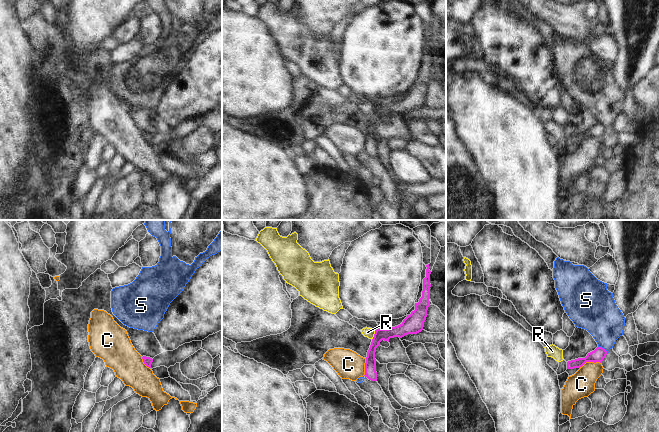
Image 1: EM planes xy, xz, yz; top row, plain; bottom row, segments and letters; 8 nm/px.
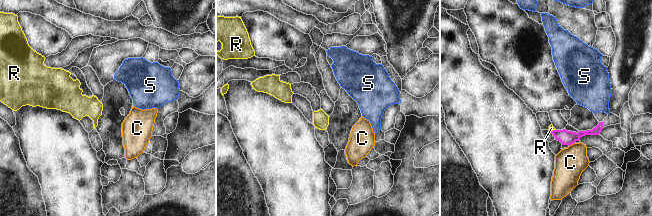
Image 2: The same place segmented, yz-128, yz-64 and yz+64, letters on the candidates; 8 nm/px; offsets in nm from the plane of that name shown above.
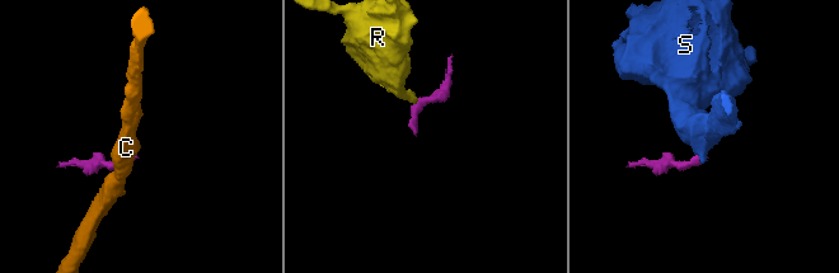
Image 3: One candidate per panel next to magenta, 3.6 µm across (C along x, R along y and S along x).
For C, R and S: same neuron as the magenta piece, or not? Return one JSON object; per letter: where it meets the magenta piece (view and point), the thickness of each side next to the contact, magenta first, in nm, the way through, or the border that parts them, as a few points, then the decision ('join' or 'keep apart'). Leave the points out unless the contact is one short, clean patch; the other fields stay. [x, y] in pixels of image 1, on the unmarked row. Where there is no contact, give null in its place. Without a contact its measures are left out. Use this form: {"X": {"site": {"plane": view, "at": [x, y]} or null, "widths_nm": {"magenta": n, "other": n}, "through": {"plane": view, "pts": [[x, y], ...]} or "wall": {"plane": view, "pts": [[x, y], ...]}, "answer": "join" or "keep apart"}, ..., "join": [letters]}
{"C": {"site": {"plane": "yz", "at": [590, 137]}, "widths_nm": {"magenta": 100, "other": 200}, "wall": {"plane": "yz", "pts": [[601, 138], [585, 138], [579, 143]]}, "answer": "keep apart"}, "R": {"site": {"plane": "xz", "at": [374, 111]}, "widths_nm": {"magenta": 100, "other": 80}, "wall": {"plane": "xz", "pts": [[375, 106], [372, 115]]}, "answer": "keep apart"}, "S": {"site": {"plane": "yz", "at": [603, 124]}, "widths_nm": {"magenta": 100, "other": 320}, "wall": {"plane": "yz", "pts": [[598, 122], [601, 122], [607, 129]]}, "answer": "keep apart"}, "join": []}

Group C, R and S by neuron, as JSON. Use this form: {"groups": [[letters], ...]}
{"groups": [["C"], ["R"], ["S"]]}

